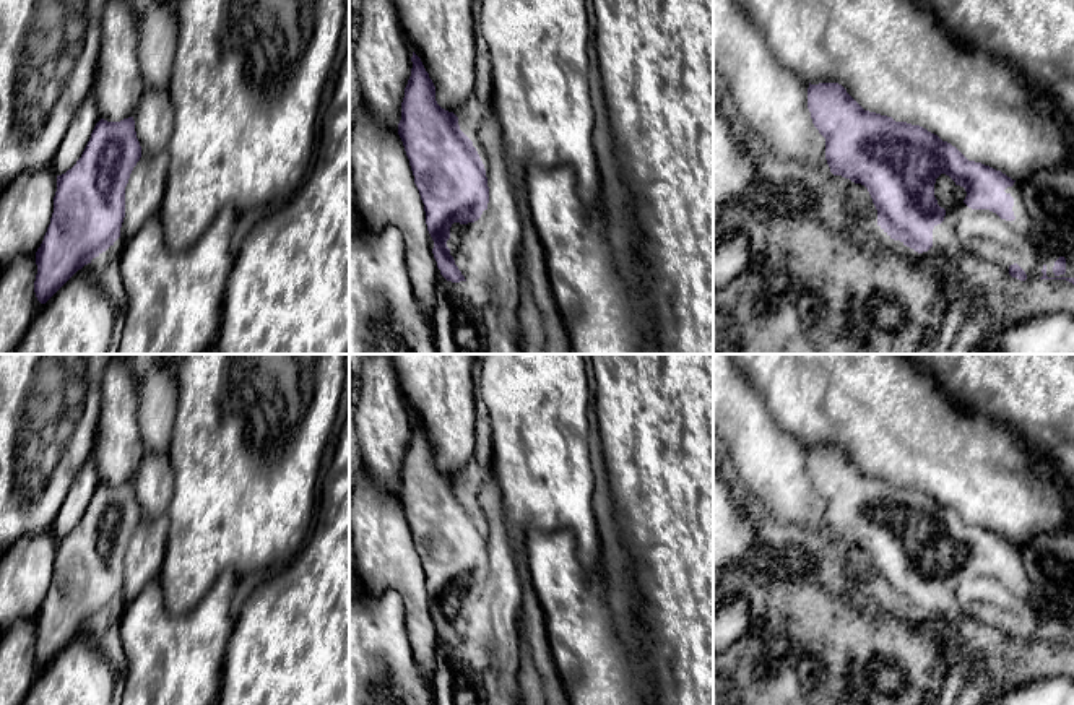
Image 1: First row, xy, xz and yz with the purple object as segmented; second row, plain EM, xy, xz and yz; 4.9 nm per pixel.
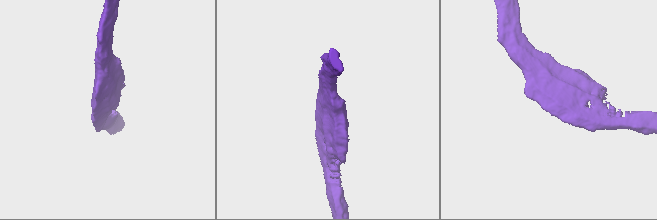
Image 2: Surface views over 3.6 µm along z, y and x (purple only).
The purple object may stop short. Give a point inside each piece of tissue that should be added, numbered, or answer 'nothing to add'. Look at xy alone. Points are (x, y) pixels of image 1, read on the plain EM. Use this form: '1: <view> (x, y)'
nothing to add

